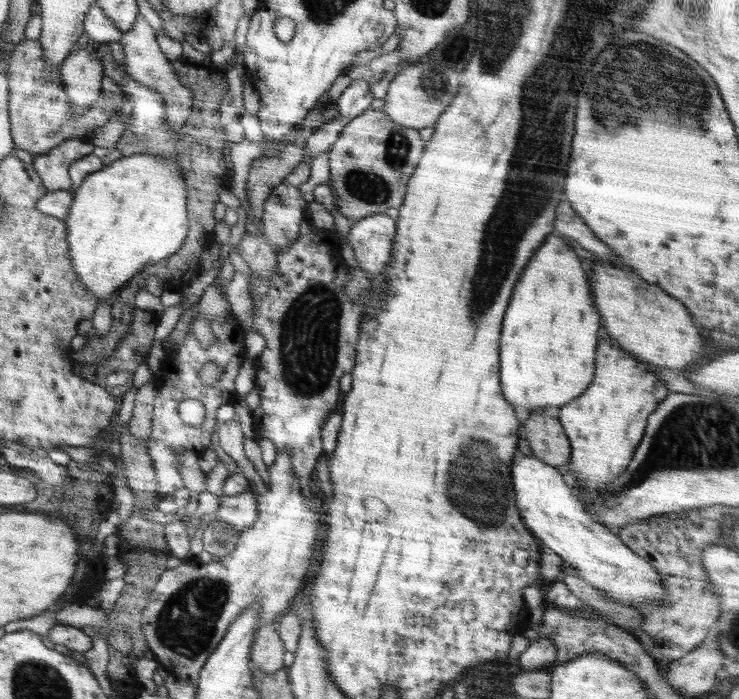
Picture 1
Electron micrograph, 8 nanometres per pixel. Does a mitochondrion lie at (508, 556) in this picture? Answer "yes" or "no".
no

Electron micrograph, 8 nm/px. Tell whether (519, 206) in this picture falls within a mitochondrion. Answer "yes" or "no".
yes

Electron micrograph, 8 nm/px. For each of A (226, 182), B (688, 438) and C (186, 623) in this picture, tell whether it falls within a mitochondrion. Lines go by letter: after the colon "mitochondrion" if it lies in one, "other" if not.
A: other
B: mitochondrion
C: mitochondrion

